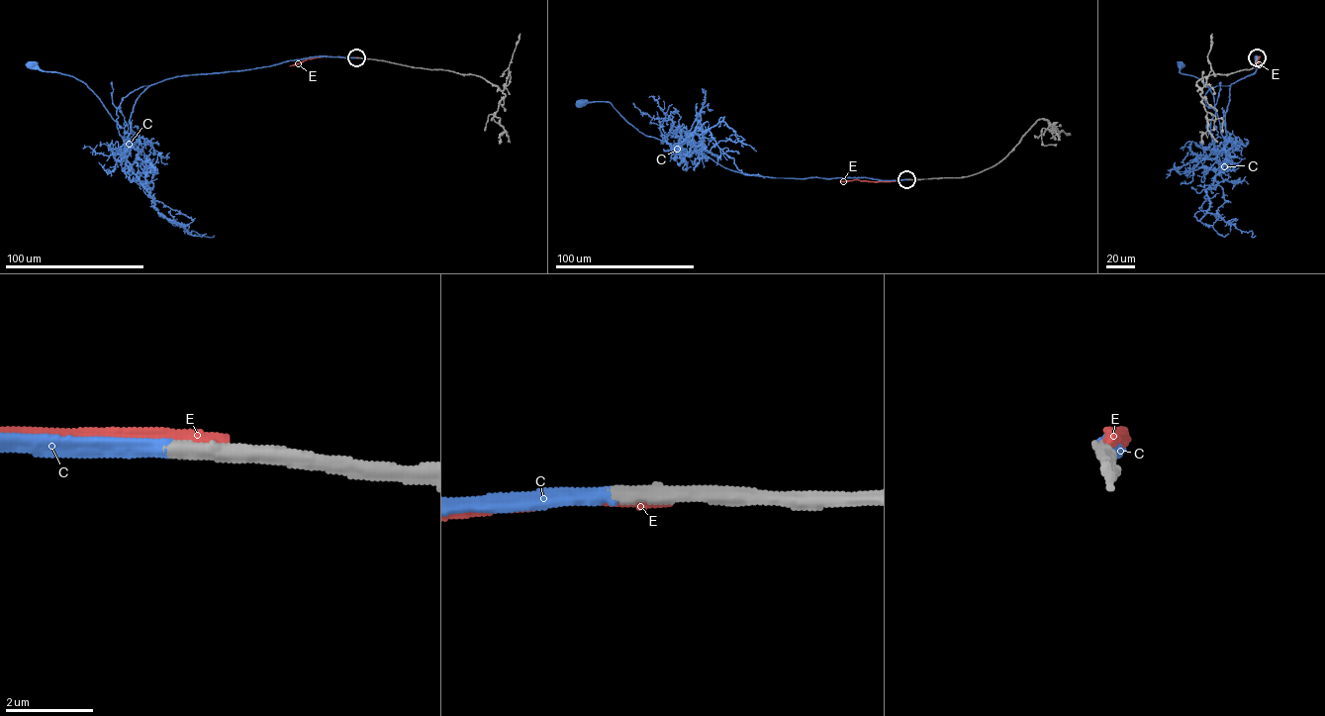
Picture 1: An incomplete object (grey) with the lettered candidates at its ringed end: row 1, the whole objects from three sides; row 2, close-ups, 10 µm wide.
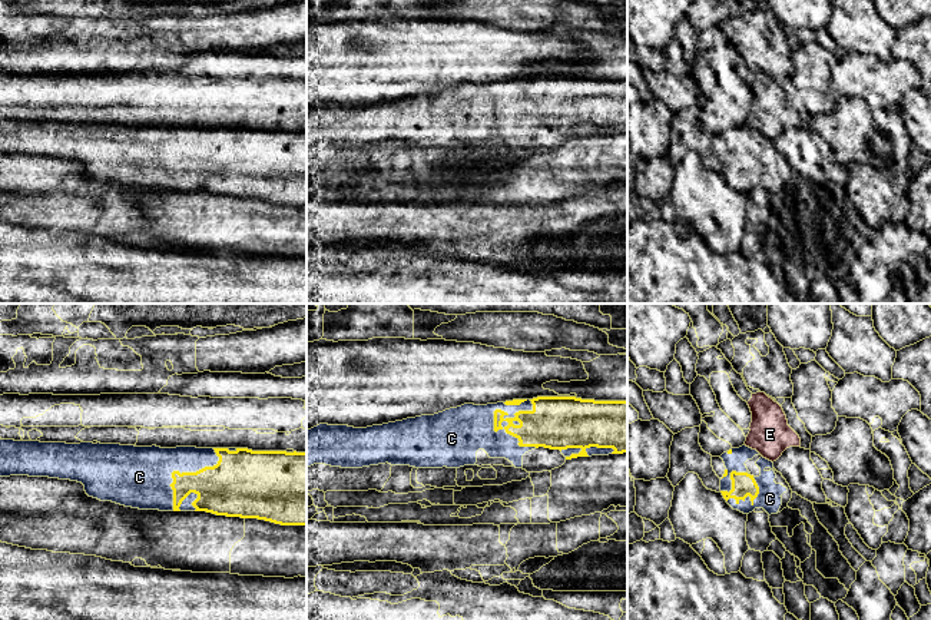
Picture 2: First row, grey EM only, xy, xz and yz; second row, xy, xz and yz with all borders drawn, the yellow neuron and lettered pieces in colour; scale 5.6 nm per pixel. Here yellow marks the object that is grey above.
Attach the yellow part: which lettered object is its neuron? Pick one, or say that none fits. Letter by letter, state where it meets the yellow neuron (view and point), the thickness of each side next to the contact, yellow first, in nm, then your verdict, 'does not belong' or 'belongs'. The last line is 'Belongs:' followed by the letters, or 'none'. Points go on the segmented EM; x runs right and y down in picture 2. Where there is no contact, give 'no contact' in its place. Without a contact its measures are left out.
C: meets yellow in xz at (507, 433); 260 nm thick on the yellow side, 280 nm on the other; belongs
E: no contact; does not belong
Belongs: C

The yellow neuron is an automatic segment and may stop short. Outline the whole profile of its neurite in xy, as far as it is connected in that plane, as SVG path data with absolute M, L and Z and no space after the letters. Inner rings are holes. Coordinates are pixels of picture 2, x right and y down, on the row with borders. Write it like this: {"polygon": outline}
{"polygon": "M0 440L0 477L10 475L77 481L89 497L139 510L206 511L307 525L307 452Z"}

